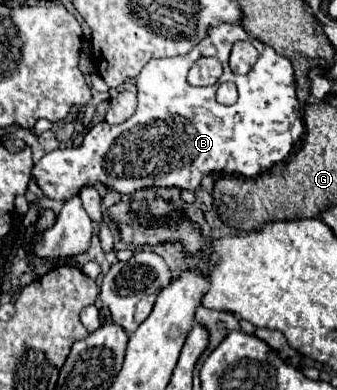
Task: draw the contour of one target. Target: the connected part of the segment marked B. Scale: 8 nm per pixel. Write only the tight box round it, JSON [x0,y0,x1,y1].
[31,24,303,202]

